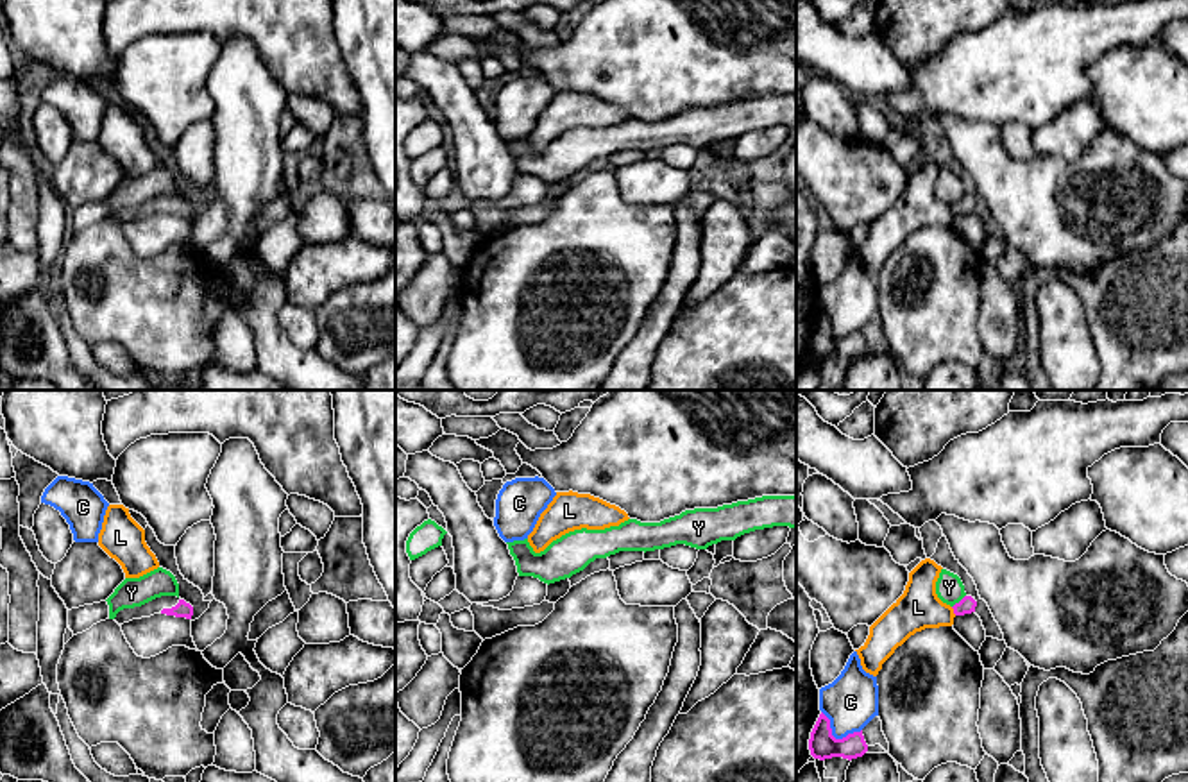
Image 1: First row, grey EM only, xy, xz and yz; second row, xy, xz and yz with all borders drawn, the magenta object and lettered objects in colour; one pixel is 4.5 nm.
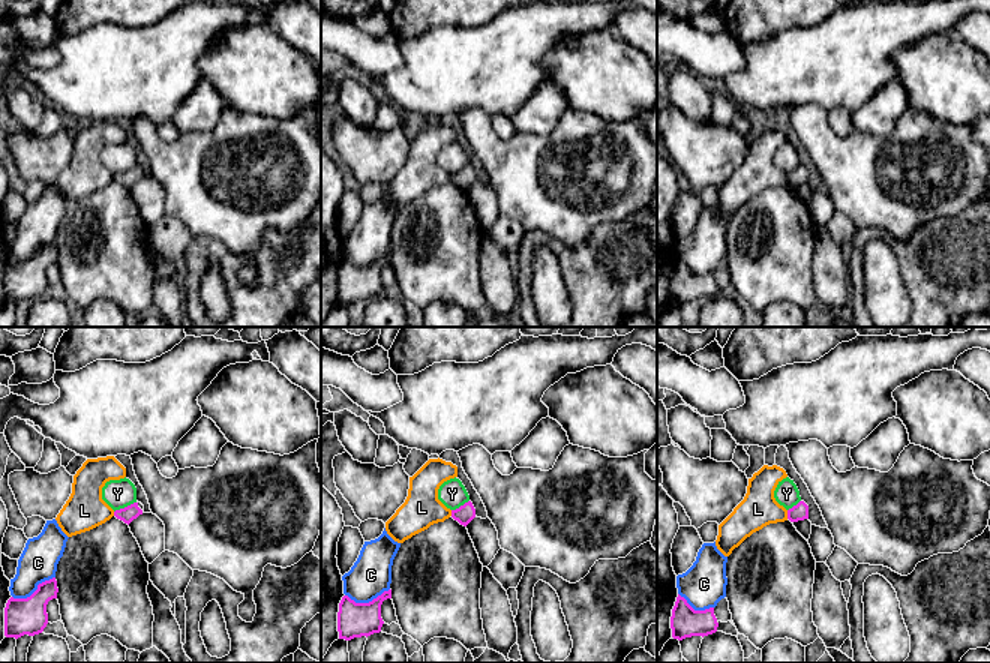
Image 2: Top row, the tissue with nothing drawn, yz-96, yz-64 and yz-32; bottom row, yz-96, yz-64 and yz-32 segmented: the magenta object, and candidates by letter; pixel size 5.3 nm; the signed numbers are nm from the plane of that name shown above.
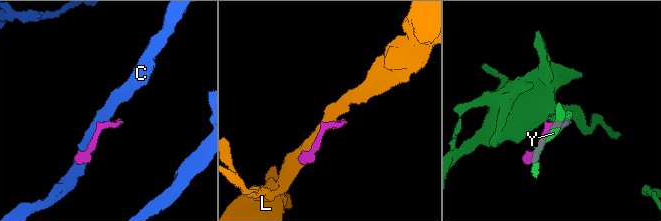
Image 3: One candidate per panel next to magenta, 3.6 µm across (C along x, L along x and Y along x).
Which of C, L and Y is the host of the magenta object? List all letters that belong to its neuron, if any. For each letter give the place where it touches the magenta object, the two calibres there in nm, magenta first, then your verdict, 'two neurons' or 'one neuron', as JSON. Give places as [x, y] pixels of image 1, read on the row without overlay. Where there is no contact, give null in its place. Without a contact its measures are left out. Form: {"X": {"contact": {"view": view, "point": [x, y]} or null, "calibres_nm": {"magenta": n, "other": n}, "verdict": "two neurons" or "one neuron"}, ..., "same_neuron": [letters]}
{"C": {"contact": {"view": "yz", "point": [834, 337]}, "calibres_nm": {"magenta": 120, "other": 240}, "verdict": "two neurons"}, "L": {"contact": {"view": "yz", "point": [954, 210]}, "calibres_nm": {"magenta": 80, "other": 190}, "verdict": "two neurons"}, "Y": {"contact": {"view": "yz", "point": [959, 201]}, "calibres_nm": {"magenta": 80, "other": 130}, "verdict": "two neurons"}, "same_neuron": []}

